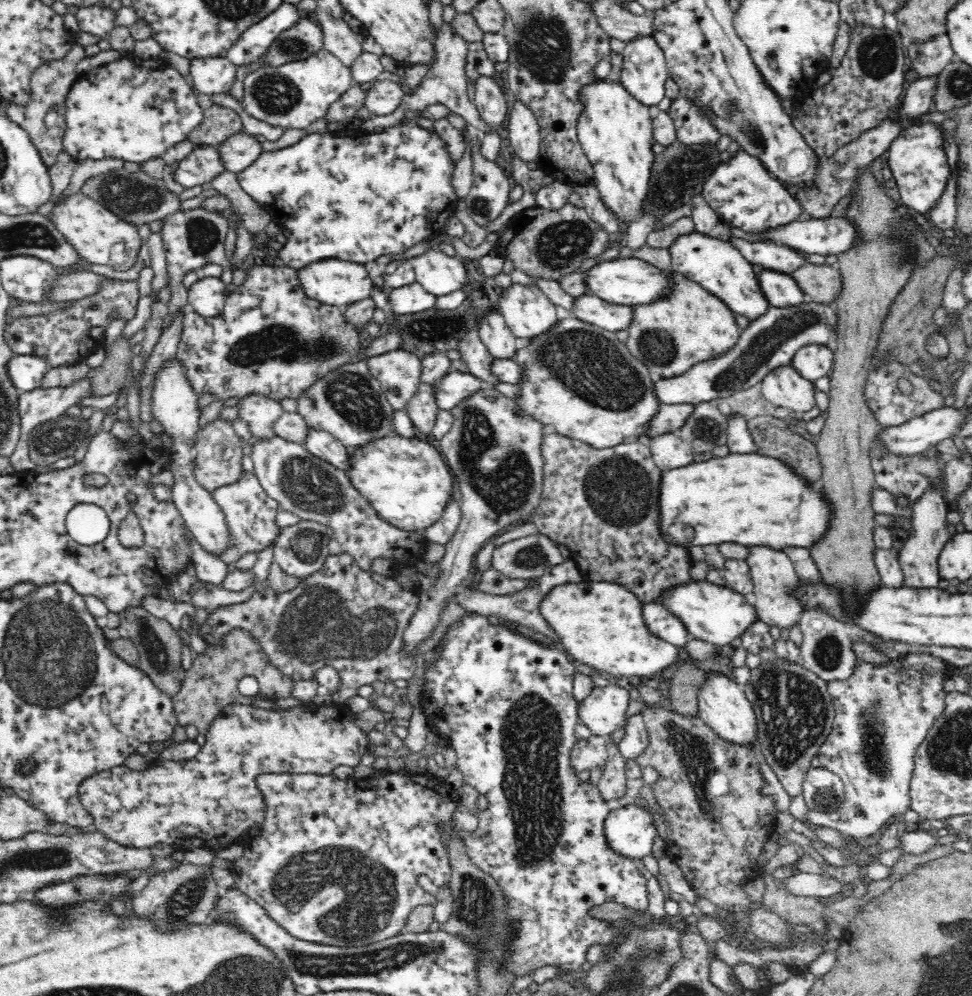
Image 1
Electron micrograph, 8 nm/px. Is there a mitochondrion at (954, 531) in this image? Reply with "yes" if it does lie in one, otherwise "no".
no

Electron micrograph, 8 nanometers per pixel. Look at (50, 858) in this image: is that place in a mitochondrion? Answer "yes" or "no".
yes

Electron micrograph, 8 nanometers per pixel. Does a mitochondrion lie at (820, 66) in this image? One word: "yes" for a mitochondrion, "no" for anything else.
no

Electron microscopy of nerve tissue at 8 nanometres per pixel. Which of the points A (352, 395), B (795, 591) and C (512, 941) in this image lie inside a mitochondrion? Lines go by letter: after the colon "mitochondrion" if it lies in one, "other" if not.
A: mitochondrion
B: other
C: mitochondrion

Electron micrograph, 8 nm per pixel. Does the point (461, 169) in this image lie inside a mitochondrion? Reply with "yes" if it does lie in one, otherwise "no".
no

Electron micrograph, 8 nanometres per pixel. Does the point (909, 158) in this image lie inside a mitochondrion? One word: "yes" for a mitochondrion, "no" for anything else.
no

